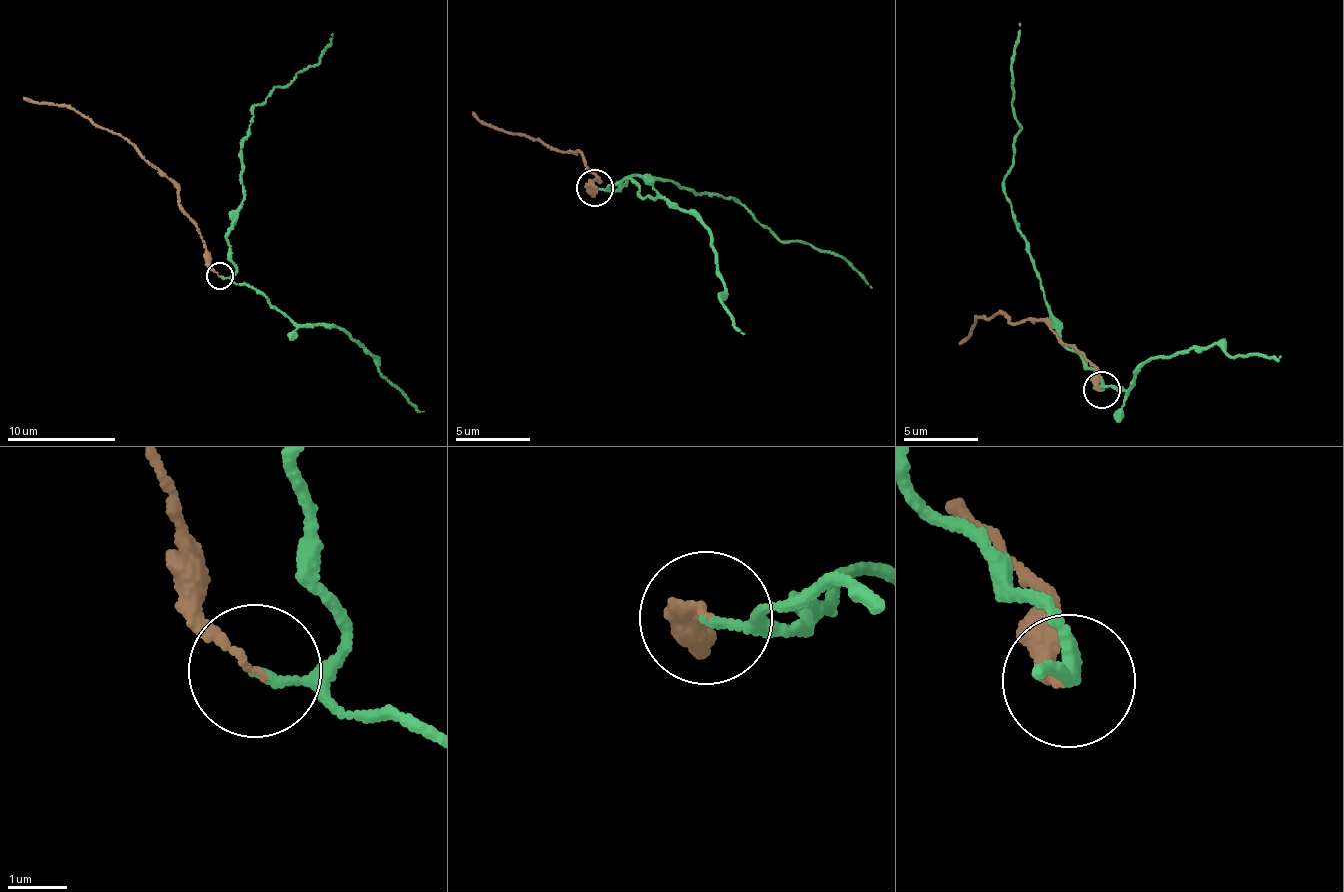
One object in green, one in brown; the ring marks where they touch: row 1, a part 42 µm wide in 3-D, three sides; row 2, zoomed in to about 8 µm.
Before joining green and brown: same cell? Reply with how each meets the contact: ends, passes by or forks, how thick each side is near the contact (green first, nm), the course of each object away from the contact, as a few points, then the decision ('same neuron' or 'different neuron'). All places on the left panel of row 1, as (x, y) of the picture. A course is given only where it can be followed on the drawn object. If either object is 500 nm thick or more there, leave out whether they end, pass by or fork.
green ends there; brown ends there; 150 nm thick on the green side, 120 nm on the other; green runs (220, 275), (232, 275), (236, 269), (226, 238), (243, 201), (241, 149), (252, 110), (318, 62), (332, 34); brown runs (220, 275), (210, 267), (210, 252), (180, 206), (176, 185), (130, 142), (65, 104), (44, 104), (23, 97); same neuron

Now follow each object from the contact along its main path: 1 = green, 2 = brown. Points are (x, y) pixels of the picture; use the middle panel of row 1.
1: (596, 187), (619, 190), (637, 175), (736, 201), (779, 239), (840, 256), (870, 288)
2: (596, 187), (589, 187), (597, 197), (590, 182), (598, 176), (583, 152), (492, 129), (472, 115)

